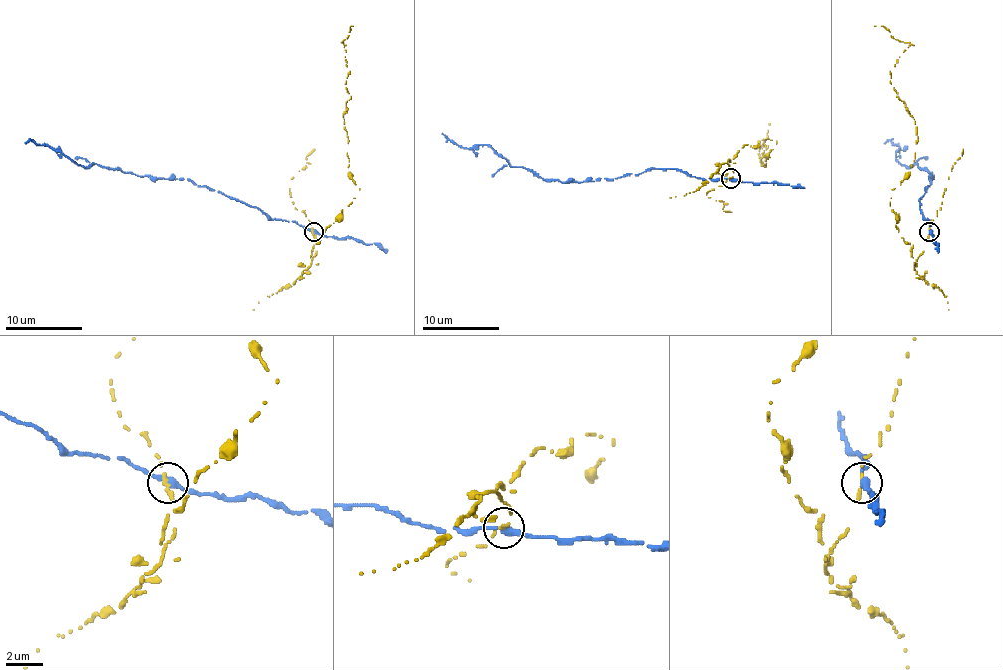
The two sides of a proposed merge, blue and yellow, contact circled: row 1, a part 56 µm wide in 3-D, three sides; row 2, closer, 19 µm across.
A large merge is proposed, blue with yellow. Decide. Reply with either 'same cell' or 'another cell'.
another cell

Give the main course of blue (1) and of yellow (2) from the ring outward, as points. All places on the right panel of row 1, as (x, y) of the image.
1: (929, 232), (919, 199), (931, 172), (917, 163), (902, 165), (900, 147), (884, 143)
2: (929, 232), (915, 259), (890, 197), (915, 157), (915, 120), (890, 84), (890, 70), (909, 44), (875, 26)

